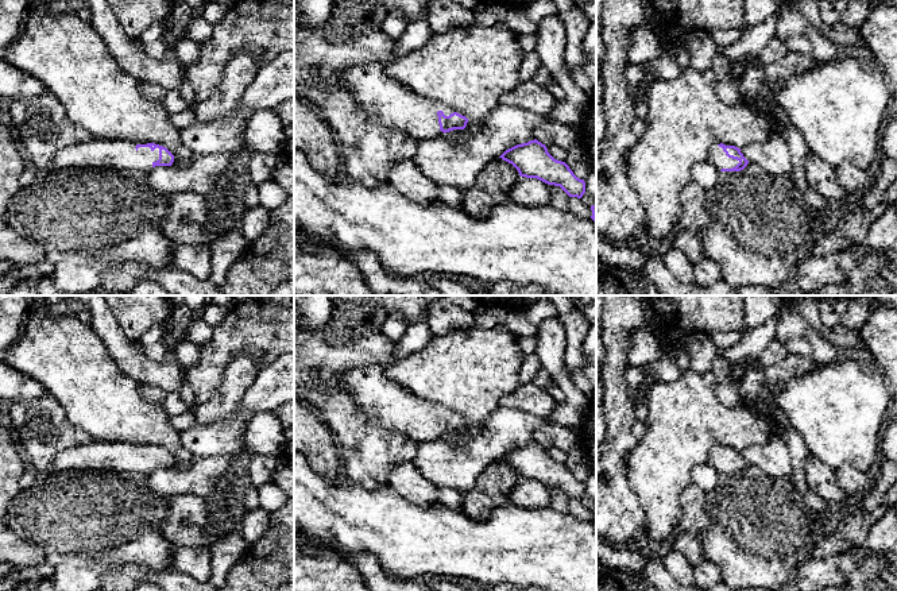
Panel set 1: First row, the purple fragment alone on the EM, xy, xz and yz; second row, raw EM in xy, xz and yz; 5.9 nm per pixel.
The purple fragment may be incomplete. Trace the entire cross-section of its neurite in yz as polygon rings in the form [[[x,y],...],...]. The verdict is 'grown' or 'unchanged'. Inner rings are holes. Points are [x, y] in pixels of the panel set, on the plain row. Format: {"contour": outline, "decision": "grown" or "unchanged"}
{"contour": [[[714,444],[710,449],[707,464],[714,467],[719,474],[741,474],[749,466],[741,451],[719,444]]], "decision": "grown"}

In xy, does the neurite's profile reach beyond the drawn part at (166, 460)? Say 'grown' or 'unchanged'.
grown

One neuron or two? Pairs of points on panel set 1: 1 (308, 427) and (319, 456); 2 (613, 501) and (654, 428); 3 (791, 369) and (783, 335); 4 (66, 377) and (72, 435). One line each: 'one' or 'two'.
1: one
2: two
3: two
4: two

